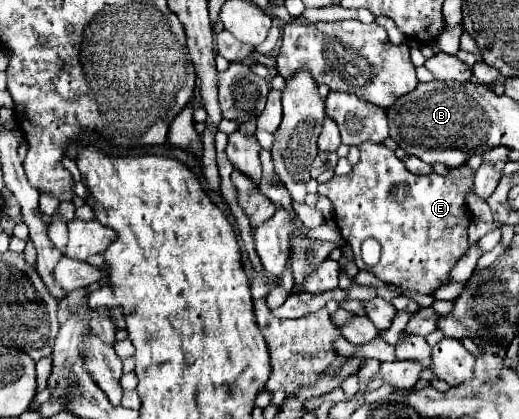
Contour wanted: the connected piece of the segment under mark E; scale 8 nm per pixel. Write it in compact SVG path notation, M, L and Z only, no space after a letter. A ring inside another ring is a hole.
M362 143L360 147L360 163L352 169L350 175L334 177L328 183L318 185L318 193L326 195L334 205L336 225L346 239L346 243L354 249L354 263L358 269L372 271L380 281L388 285L396 285L406 291L416 291L420 295L434 295L434 291L446 283L450 283L450 271L458 263L460 257L468 251L468 227L470 213L466 211L466 195L472 193L474 171L464 163L462 167L450 169L448 175L412 175L406 171L400 159L384 147L382 143ZM374 237L382 245L382 261L374 267L368 267L360 257L360 245L364 239Z

